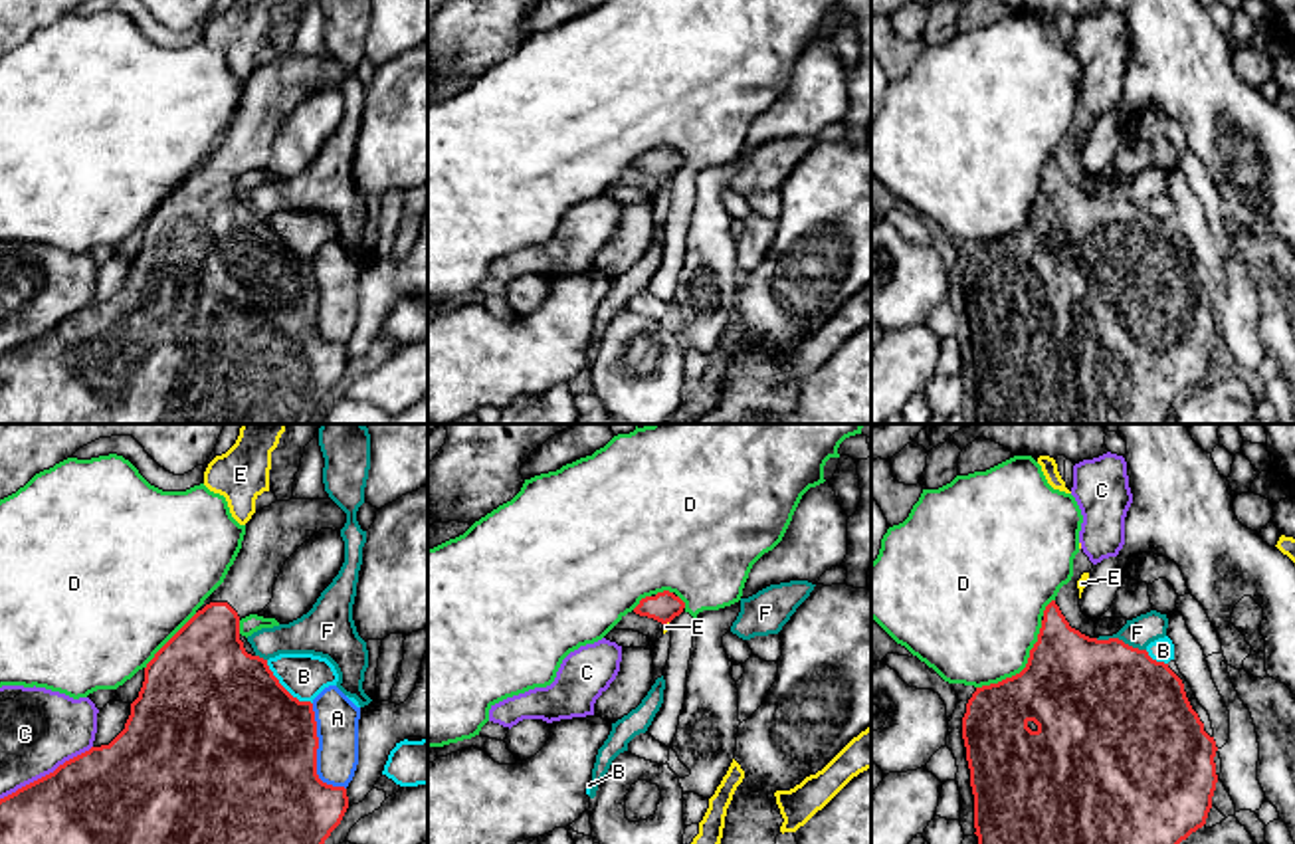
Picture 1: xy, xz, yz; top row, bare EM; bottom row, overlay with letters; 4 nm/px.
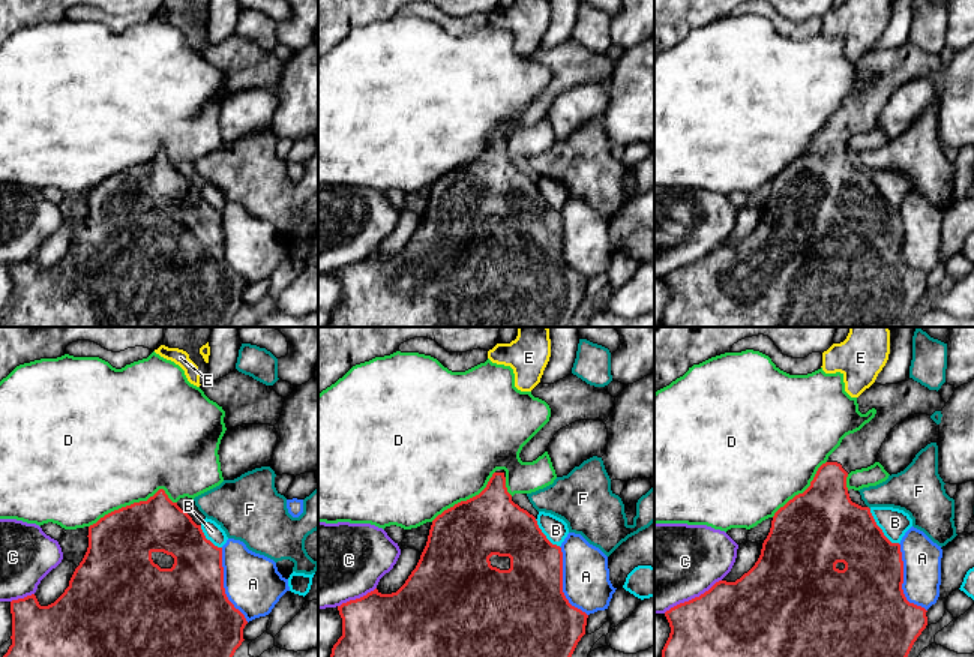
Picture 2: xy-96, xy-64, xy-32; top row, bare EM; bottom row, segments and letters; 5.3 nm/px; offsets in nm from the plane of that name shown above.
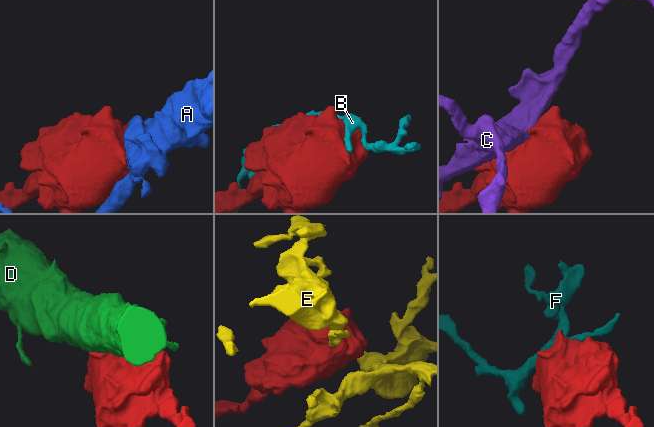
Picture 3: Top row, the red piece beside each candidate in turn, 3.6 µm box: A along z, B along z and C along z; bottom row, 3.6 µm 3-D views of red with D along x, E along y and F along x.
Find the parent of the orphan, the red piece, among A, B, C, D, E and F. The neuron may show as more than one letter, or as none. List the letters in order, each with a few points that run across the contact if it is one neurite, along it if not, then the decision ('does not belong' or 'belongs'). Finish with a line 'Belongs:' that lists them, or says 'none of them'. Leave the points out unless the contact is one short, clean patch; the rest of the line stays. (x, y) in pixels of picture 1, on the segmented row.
A: does not belong
B: does not belong
C: does not belong
D: does not belong
E: does not belong
F: yz (1095, 638), (1121, 638), (1145, 650) | does not belong
Belongs: none of them

